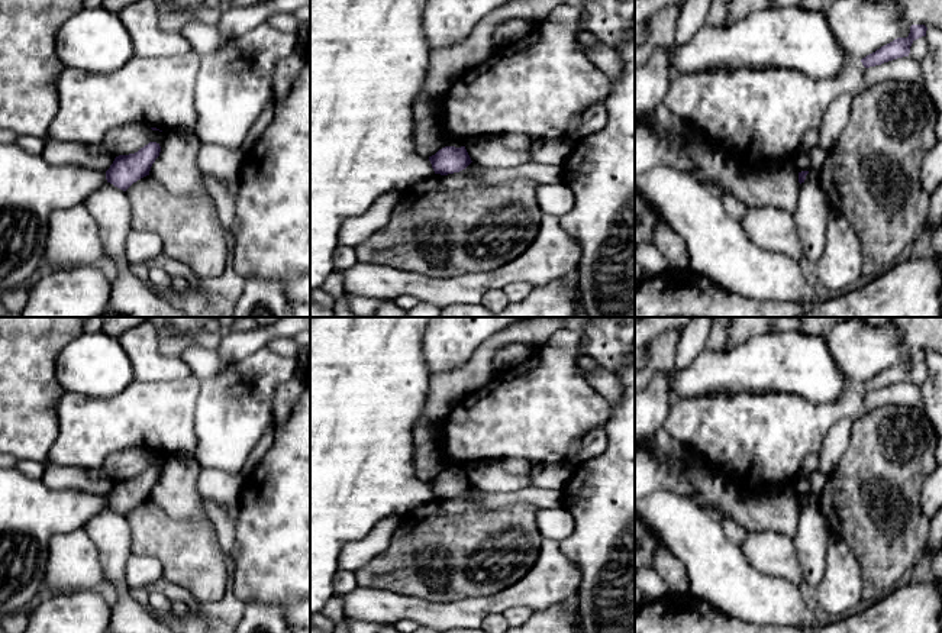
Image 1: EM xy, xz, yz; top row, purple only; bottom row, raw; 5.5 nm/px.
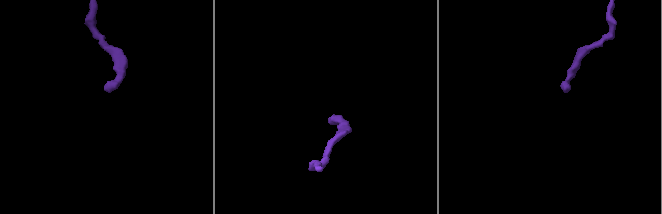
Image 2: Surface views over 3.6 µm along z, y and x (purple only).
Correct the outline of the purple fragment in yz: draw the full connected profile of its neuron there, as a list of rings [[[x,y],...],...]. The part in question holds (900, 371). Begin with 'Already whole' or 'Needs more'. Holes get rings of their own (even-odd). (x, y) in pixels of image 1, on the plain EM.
Already whole. [[[912,349],[907,362],[897,362],[893,366],[877,374],[875,377],[867,380],[861,384],[862,390],[865,393],[870,393],[897,382],[909,381],[912,368],[916,364],[926,361],[926,355],[928,352],[925,349]]]

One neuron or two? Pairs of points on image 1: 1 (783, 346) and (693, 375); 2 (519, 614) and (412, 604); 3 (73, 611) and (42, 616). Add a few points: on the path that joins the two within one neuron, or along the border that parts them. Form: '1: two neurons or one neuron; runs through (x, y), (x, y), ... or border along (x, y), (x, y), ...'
1: one neuron; runs through (761, 364), (729, 371), (715, 371)
2: two neurons; border along (532, 610), (510, 607), (502, 613)
3: one neuron; runs through (65, 616), (49, 616)

